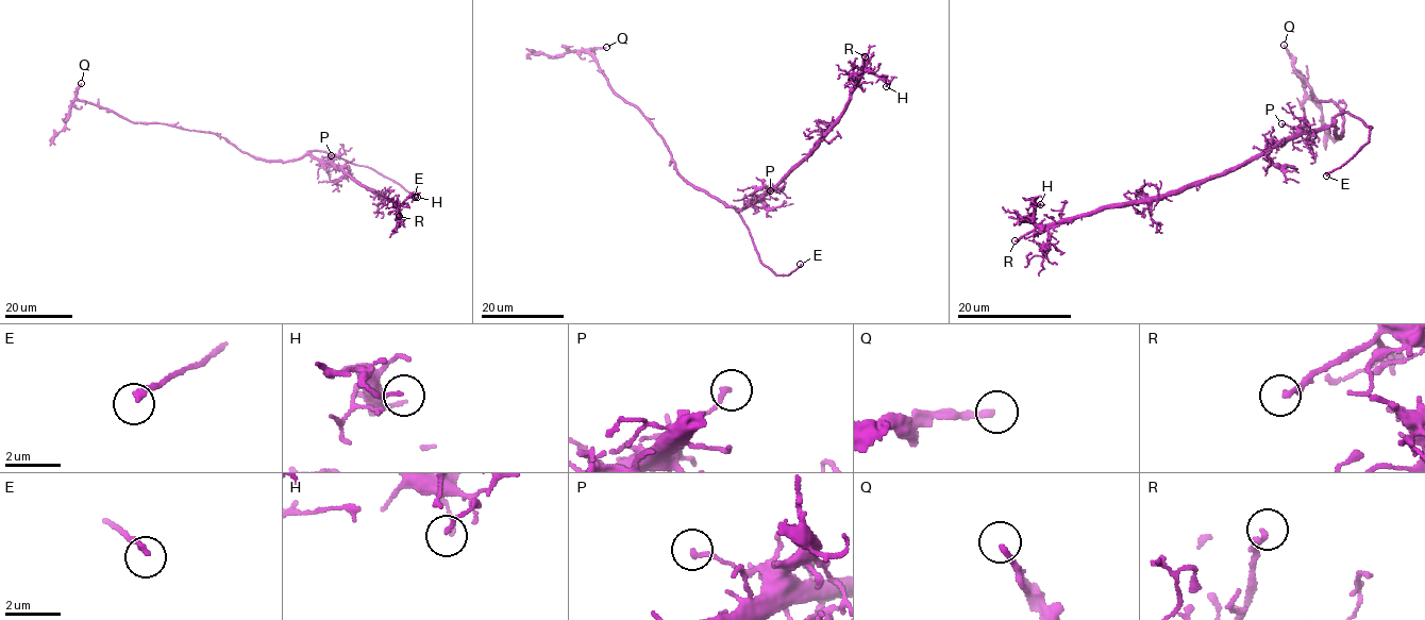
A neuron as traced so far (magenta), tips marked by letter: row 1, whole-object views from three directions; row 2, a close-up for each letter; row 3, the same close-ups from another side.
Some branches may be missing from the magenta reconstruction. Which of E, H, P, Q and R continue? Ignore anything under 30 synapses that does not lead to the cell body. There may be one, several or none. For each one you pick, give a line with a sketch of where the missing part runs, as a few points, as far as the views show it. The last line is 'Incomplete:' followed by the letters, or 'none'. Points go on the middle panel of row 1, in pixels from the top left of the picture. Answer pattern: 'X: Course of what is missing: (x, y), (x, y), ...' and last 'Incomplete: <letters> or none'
E: Course of what is missing: (800, 264), (807, 256), (821, 252), (822, 247)
Q: Course of what is missing: (606, 47), (647, 62)
Incomplete: E, Q

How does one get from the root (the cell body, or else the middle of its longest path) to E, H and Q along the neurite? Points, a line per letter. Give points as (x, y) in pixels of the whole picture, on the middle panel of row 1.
E: (709, 196), (737, 208), (759, 258), (776, 274), (789, 275), (800, 264)
H: (709, 196), (737, 210), (760, 201), (812, 153), (864, 73), (887, 79), (886, 86)
Q: (709, 196), (683, 180), (665, 141), (637, 109), (614, 95), (589, 50), (606, 47)

